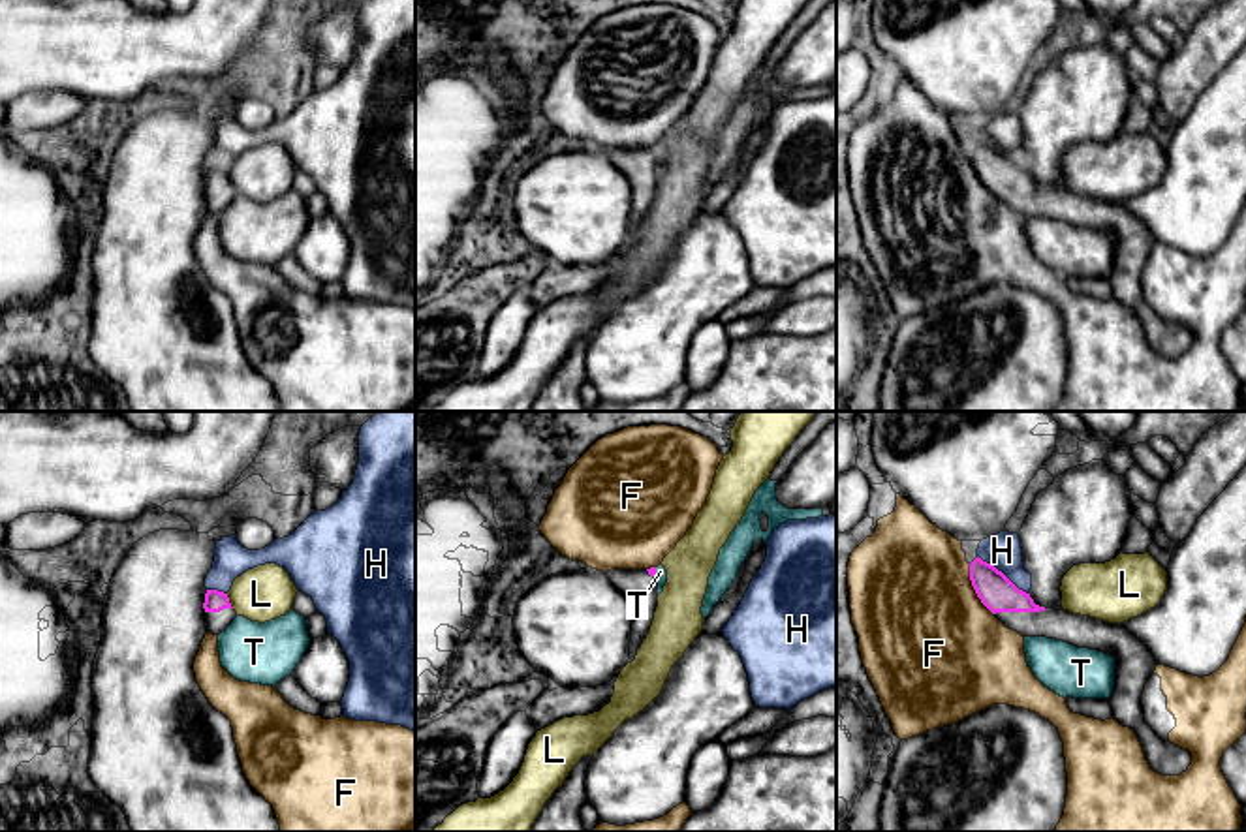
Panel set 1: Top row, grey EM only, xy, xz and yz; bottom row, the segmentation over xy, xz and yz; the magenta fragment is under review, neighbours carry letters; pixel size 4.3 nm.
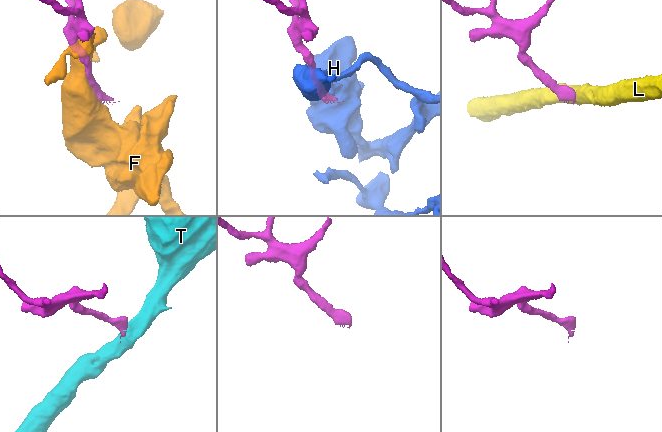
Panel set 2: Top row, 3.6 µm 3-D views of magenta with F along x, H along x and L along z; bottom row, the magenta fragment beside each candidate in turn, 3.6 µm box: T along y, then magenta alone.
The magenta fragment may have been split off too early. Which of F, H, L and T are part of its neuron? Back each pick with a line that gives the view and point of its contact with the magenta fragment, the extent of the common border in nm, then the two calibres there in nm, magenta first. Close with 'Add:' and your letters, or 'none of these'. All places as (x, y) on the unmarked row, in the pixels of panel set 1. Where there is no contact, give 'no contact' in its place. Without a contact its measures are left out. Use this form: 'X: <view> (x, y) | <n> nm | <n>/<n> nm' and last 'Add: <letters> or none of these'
Add: none of these

